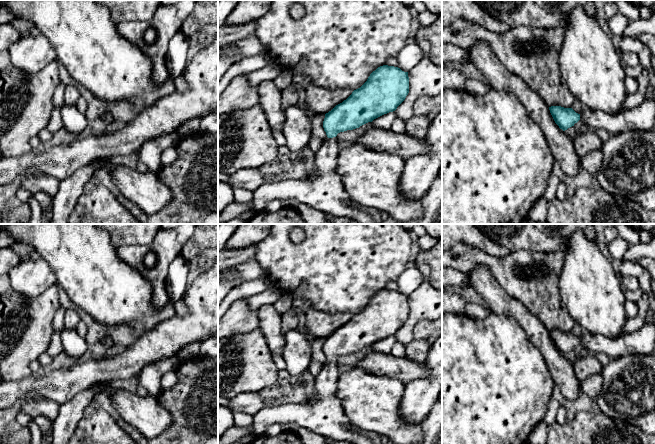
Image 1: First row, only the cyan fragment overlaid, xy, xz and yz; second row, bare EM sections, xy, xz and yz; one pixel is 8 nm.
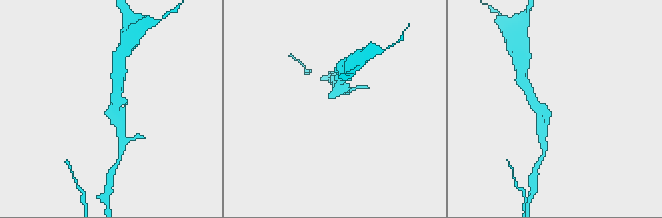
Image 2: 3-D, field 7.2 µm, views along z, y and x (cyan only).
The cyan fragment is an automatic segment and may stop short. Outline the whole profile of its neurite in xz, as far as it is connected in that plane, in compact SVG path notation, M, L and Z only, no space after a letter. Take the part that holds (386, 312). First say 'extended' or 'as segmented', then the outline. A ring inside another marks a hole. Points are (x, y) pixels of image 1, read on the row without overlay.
extended | M383 289L342 327L325 338L323 352L328 361L315 377L316 396L302 404L270 404L253 415L254 437L263 436L273 424L293 424L324 438L353 444L374 444L358 434L347 419L336 397L339 370L336 360L393 336L409 317L408 296Z

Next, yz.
extended | M652 322L644 324L639 330L617 338L584 332L581 338L572 332L549 331L550 337L563 355L574 350L579 344L584 350L604 353L612 359L626 355L652 355L655 350L655 326Z

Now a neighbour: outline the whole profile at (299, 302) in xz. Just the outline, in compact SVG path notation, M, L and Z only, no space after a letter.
M302 284L298 291L295 293L293 297L293 309L295 310L298 316L298 326L297 329L303 333L306 337L306 340L312 344L316 338L312 337L308 334L306 329L306 313L304 312L304 306L306 305L306 300L304 298L304 292L307 286Z

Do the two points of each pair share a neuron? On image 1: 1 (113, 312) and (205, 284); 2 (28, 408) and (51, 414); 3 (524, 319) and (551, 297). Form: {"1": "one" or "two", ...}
{"1": "two", "2": "one", "3": "two"}

